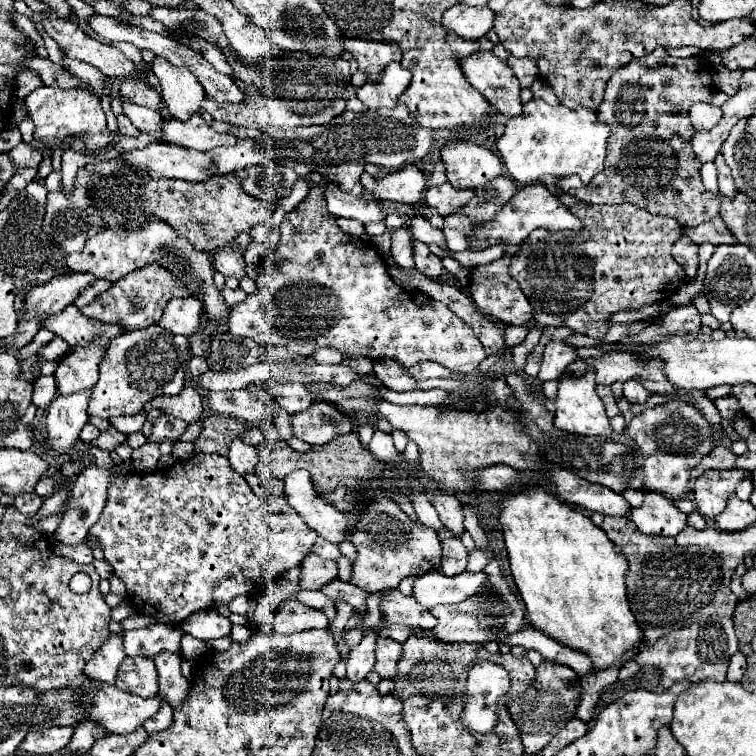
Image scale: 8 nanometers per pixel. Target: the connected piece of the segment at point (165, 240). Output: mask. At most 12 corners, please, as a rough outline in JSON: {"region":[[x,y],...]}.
{"region":[[160,220],[98,232],[68,256],[110,282],[158,262],[184,280],[208,320],[226,314],[208,254]]}

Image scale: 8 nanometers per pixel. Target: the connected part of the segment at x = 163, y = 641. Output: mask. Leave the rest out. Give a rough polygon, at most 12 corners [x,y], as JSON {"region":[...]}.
{"region":[[180,626],[126,632],[128,656],[180,652]]}

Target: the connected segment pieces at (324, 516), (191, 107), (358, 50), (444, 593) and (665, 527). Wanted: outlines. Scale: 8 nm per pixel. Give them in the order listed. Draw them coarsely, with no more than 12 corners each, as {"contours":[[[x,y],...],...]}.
{"contours":[[[306,470],[284,478],[290,506],[328,542],[342,542],[354,514],[314,492]],[[158,56],[152,72],[174,118],[198,112],[206,92],[190,70]],[[344,38],[368,80],[402,50],[386,40]],[[430,570],[414,582],[424,608],[458,604],[482,592],[484,572],[444,576]],[[646,492],[628,520],[642,534],[676,536],[686,514],[656,492]]]}

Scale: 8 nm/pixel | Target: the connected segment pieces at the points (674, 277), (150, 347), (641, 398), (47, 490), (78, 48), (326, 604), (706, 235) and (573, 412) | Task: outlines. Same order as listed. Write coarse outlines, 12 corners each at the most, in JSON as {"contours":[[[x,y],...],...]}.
{"contours":[[[634,204],[574,206],[510,276],[534,320],[602,338],[606,318],[686,282],[682,228]],[[158,324],[108,344],[88,414],[180,394],[188,338]],[[640,380],[624,382],[630,404],[644,404],[652,396]],[[42,476],[36,484],[36,494],[42,498],[50,496],[54,480],[50,476]],[[44,18],[44,28],[70,58],[110,78],[138,66],[118,48],[88,36],[76,22]],[[300,590],[302,604],[334,616],[334,602],[320,590]],[[716,216],[696,228],[684,228],[694,242],[734,244],[732,232]],[[564,372],[554,426],[582,436],[612,434],[594,372]]]}

